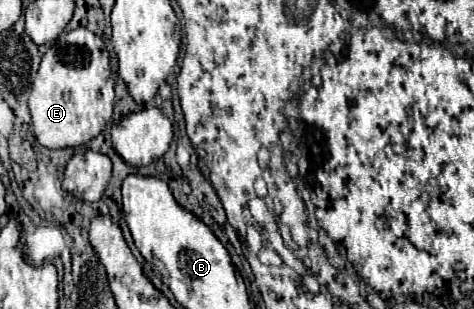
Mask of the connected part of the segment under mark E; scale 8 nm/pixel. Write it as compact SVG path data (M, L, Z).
M86 28L60 34L42 56L28 106L34 136L46 148L76 148L96 138L114 112L114 82L106 44Z

